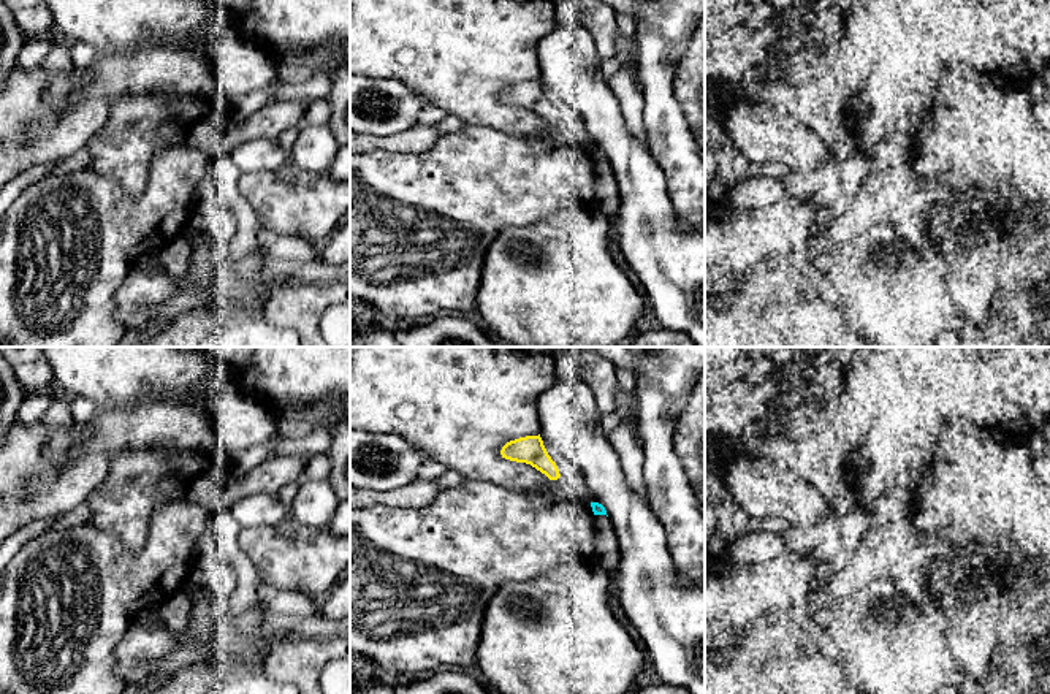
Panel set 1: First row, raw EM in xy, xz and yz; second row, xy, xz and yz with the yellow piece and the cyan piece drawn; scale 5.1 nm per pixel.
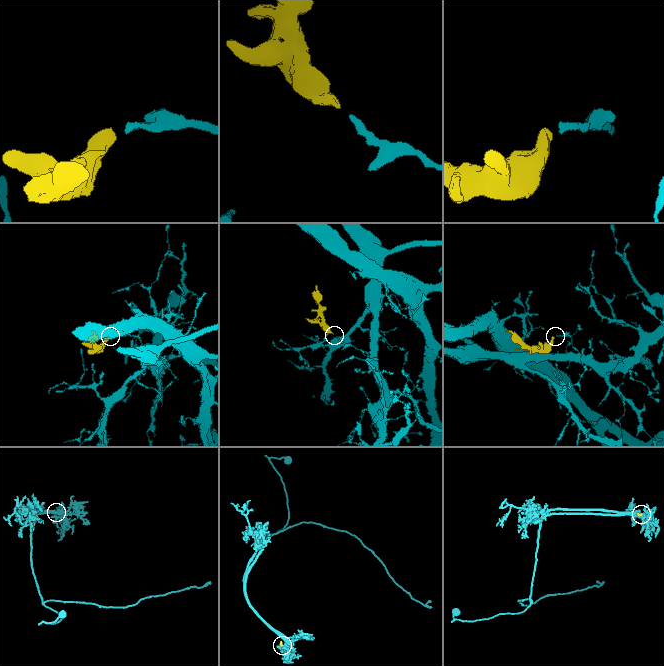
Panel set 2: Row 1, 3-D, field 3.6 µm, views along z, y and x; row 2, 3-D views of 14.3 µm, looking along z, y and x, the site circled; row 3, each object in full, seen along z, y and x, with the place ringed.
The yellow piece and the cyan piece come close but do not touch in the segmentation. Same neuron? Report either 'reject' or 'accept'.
reject

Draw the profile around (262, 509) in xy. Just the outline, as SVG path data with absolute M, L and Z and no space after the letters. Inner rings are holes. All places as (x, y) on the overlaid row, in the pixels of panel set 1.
M247 494L231 507L231 513L239 524L266 526L279 523L290 515L290 509L283 505L277 494Z

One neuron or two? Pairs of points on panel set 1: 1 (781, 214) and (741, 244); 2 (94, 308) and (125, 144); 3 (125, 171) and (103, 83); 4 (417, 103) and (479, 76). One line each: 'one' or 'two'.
1: one
2: two
3: two
4: two

